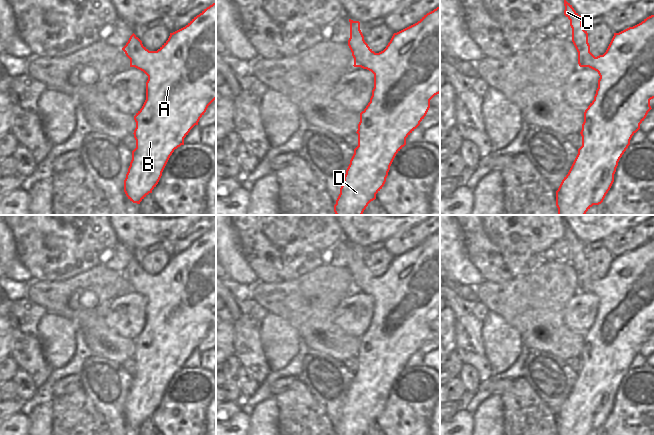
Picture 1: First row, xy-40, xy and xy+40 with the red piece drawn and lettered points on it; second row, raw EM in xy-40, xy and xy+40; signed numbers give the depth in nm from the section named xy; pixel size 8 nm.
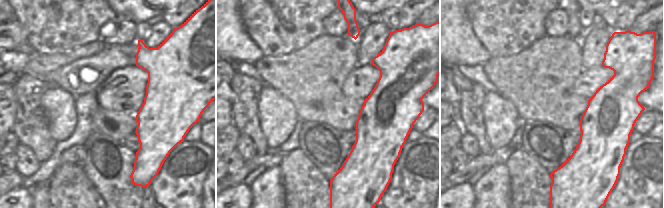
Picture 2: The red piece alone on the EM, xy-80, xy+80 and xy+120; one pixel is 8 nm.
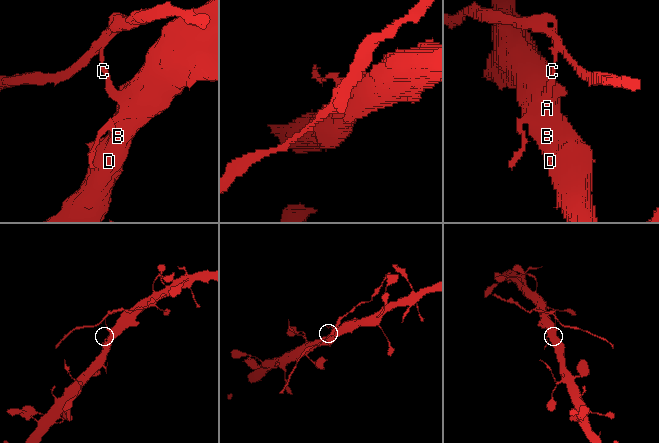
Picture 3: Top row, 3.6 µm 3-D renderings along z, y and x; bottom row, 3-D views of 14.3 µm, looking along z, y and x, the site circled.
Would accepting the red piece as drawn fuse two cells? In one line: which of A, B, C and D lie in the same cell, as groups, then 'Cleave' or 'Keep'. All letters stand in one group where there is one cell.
Groups: A B D / C. Cleave.

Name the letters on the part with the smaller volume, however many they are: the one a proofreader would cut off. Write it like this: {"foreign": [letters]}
{"foreign": ["C"]}

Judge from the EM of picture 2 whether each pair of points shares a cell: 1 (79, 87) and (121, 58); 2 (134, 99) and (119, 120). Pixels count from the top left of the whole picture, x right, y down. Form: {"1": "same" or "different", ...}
{"1": "same", "2": "different"}

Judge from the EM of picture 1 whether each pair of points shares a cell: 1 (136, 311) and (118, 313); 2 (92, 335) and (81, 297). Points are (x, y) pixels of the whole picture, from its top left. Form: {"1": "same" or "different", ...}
{"1": "same", "2": "different"}

